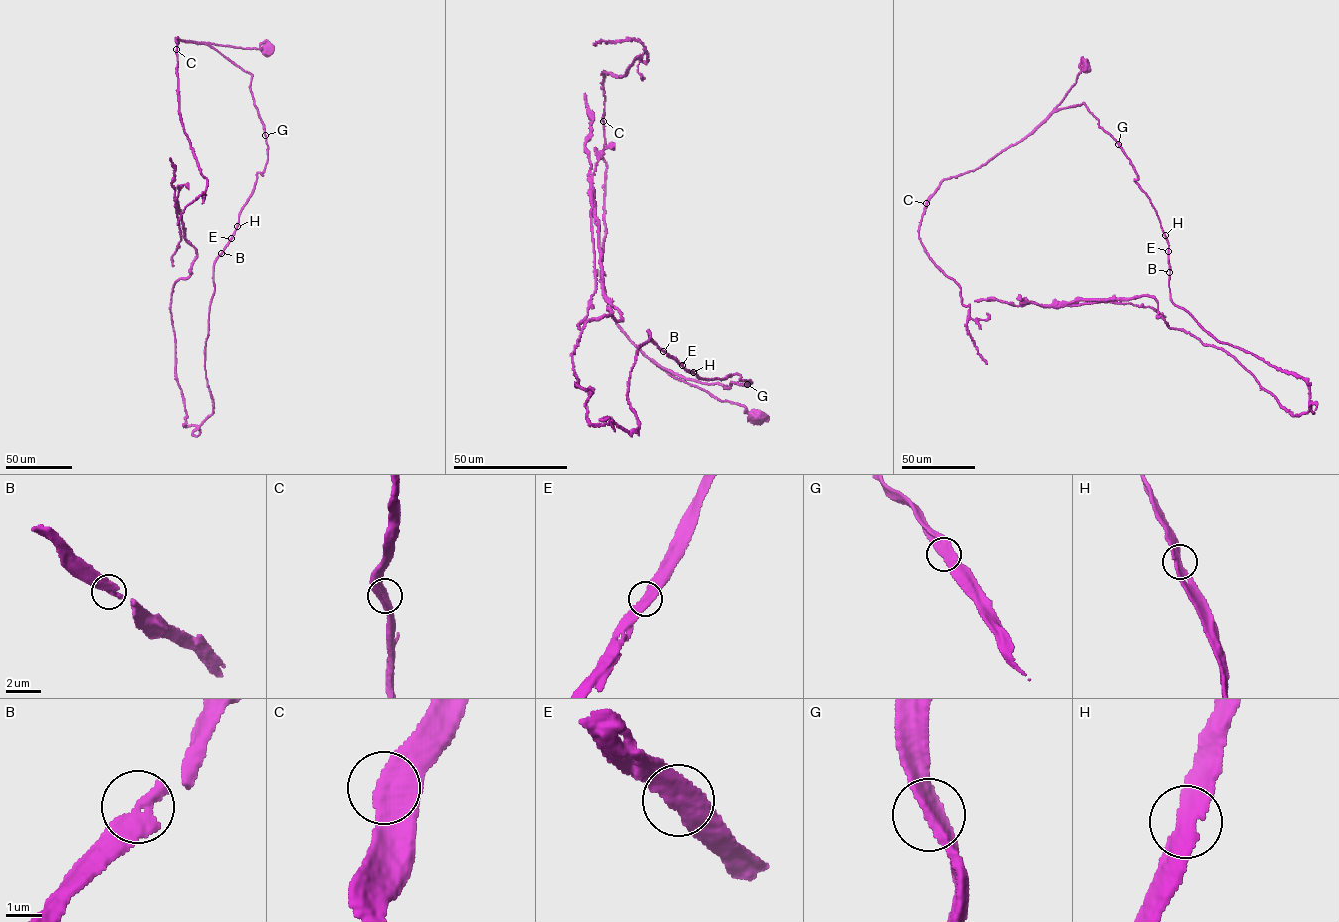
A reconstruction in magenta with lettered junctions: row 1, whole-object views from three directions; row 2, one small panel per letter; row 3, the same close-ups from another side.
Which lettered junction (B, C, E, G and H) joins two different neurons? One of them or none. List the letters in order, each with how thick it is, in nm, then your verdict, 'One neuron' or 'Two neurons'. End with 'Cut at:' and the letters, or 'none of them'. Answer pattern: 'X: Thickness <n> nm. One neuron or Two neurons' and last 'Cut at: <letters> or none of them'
B: Thickness 320 nm. One neuron
C: Thickness 360 nm. One neuron
E: Thickness 400 nm. One neuron
G: Thickness 400 nm. One neuron
H: Thickness 360 nm. One neuron
Cut at: none of them

